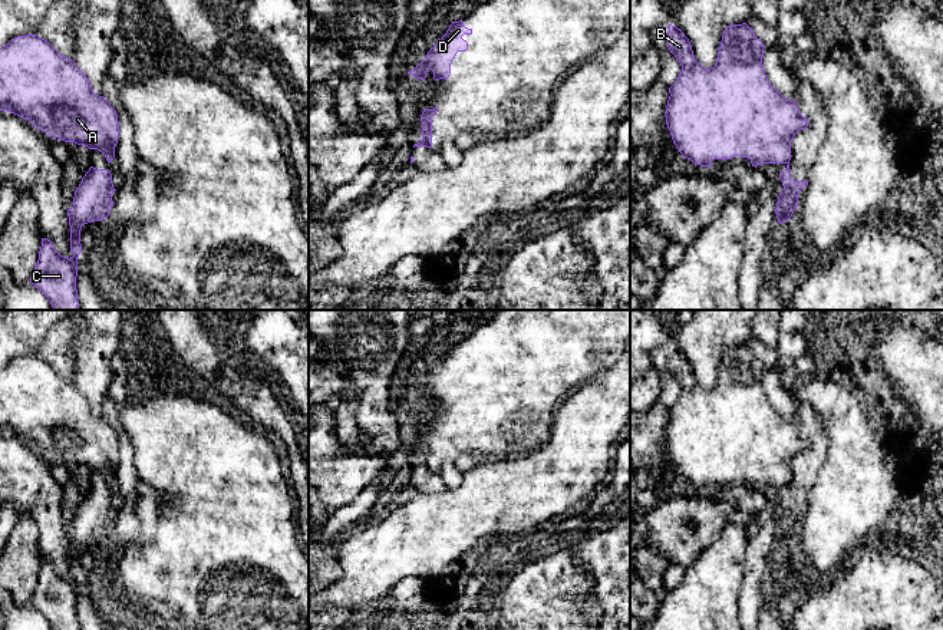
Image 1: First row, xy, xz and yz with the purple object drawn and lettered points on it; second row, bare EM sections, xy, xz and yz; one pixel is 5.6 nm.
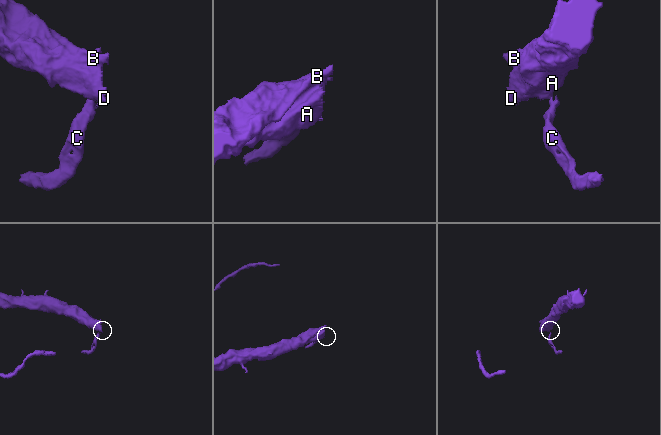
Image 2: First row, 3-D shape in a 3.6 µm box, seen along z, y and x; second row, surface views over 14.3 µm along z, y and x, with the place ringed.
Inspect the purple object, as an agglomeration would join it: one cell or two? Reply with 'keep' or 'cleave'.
cleave

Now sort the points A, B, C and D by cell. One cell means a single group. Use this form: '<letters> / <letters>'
A B D / C

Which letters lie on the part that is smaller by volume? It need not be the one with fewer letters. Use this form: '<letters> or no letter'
C

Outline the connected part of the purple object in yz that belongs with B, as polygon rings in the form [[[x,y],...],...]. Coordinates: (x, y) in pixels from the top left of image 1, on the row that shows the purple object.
[[[669,24],[667,47],[679,60],[682,72],[669,88],[666,125],[679,152],[700,166],[713,159],[748,158],[752,166],[789,164],[795,133],[808,126],[794,100],[784,98],[768,80],[762,66],[764,43],[746,24],[723,30],[713,67],[703,67],[693,56],[685,33]]]

